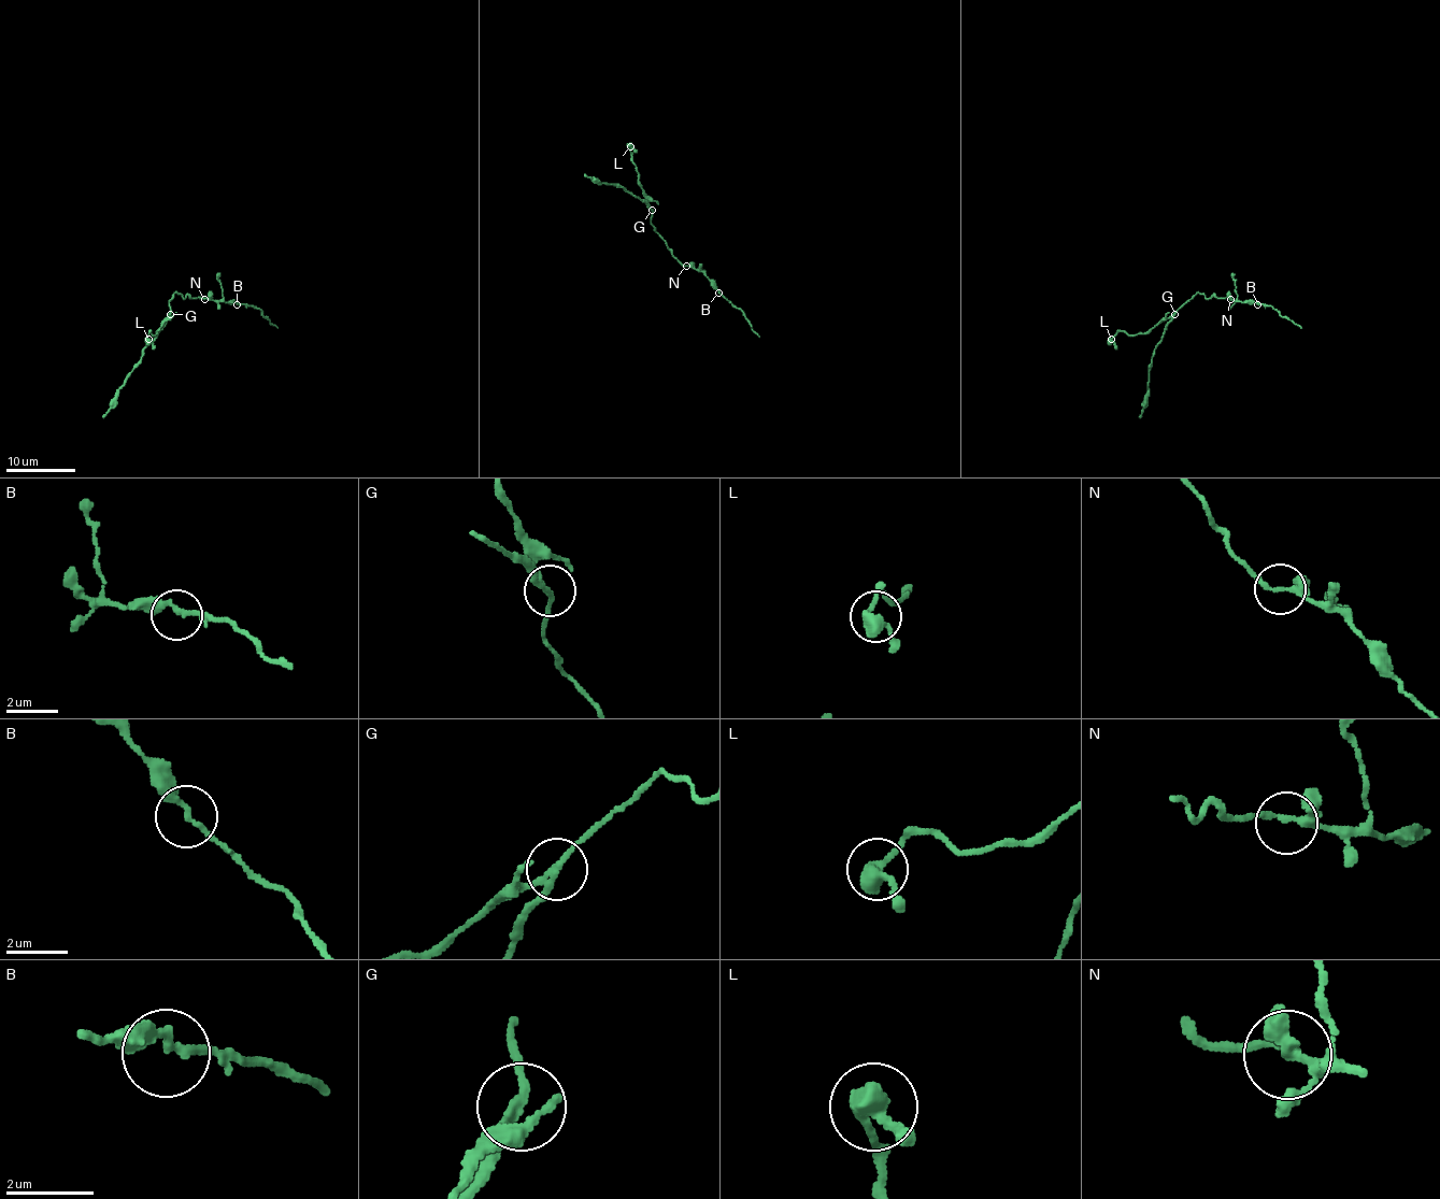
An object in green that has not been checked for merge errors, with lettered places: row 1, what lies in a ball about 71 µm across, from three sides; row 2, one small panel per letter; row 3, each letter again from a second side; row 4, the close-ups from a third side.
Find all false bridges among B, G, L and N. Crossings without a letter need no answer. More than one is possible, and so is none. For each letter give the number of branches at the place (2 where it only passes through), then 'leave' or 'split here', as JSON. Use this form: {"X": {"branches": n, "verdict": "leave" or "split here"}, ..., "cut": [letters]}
{"B": {"branches": 2, "verdict": "leave"}, "G": {"branches": 3, "verdict": "split here"}, "L": {"branches": 2, "verdict": "leave"}, "N": {"branches": 3, "verdict": "leave"}, "cut": ["G"]}

